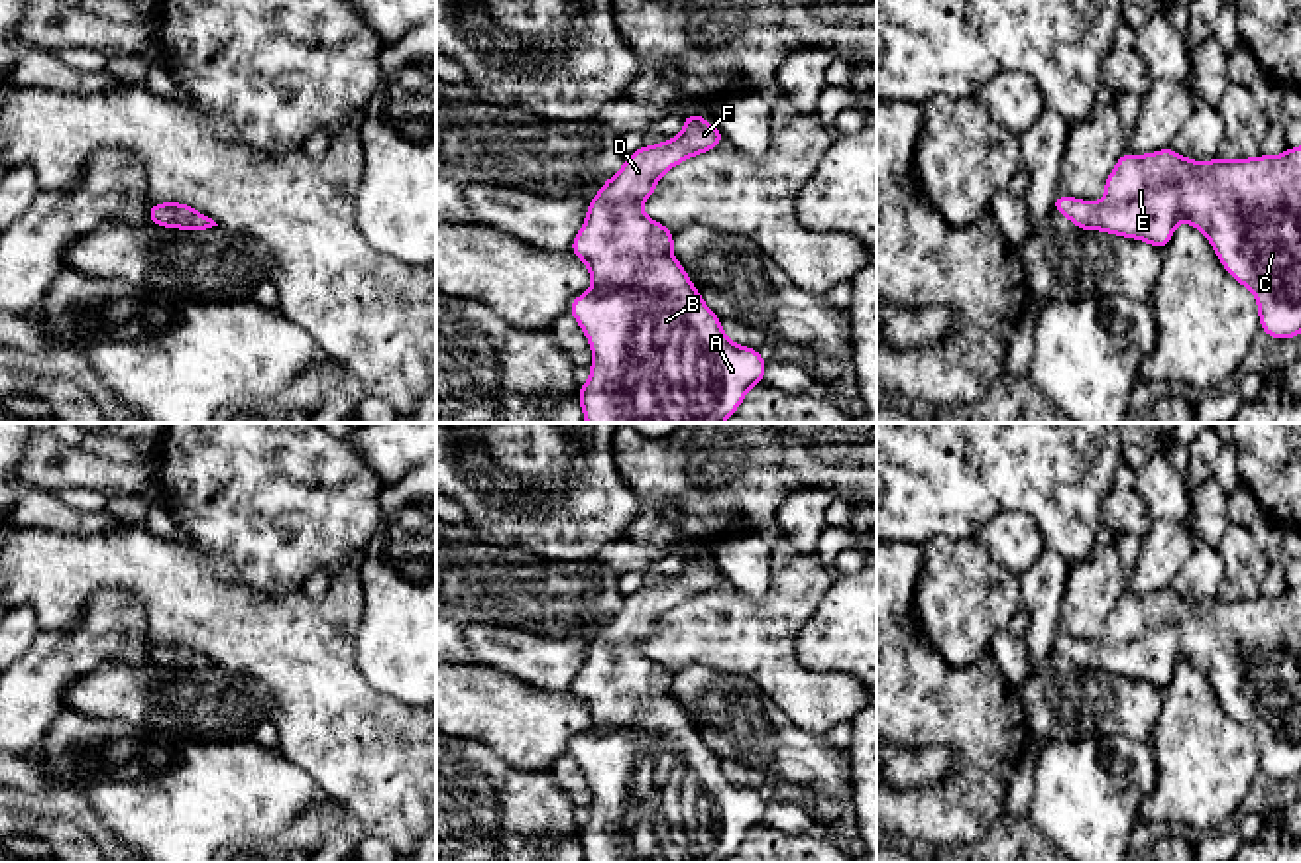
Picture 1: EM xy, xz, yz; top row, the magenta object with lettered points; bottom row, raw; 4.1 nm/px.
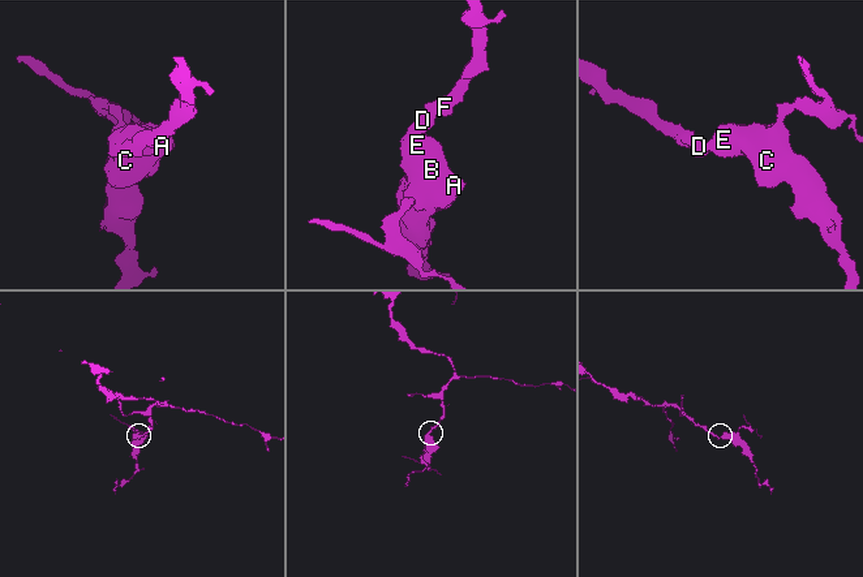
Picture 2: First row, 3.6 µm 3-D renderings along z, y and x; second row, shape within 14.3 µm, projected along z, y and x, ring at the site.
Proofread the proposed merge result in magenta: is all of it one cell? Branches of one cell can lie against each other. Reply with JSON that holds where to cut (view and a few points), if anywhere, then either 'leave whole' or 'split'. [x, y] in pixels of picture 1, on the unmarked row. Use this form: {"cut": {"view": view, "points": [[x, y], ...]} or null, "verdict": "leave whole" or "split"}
{"cut": null, "verdict": "leave whole"}

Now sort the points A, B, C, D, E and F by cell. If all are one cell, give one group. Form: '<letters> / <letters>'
A B C D E F

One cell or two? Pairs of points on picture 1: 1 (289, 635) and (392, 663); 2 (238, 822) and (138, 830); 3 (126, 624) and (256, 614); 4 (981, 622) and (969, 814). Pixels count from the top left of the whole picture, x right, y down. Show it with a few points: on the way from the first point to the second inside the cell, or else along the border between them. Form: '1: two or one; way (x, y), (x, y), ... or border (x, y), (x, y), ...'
1: two; border (362, 608), (356, 630), (356, 667), (382, 692)
2: one; way (213, 822), (164, 822)
3: two; border (114, 588), (144, 604), (150, 645)
4: two; border (934, 649), (958, 669), (965, 669), (989, 653)

